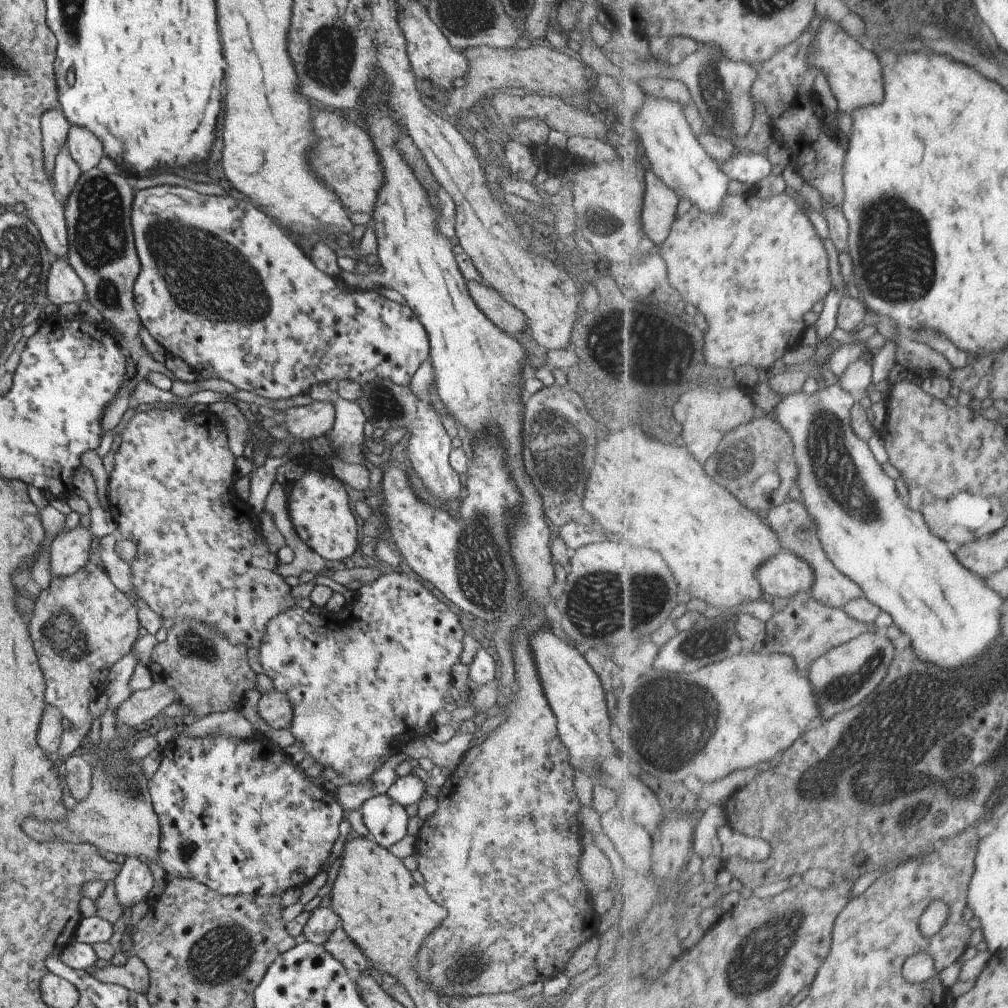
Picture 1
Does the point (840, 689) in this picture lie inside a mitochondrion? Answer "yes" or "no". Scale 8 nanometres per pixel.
yes

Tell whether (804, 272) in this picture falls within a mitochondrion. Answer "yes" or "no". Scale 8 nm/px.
no

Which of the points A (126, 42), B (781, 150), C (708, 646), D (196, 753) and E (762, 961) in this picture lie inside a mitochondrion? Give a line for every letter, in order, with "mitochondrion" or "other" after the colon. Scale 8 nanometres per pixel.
A: other
B: other
C: mitochondrion
D: other
E: mitochondrion

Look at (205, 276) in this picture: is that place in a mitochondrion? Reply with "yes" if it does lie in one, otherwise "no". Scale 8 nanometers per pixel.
yes

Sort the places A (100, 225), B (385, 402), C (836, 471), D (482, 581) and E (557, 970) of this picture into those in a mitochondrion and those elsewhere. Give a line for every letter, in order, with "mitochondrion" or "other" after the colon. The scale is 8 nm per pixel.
A: mitochondrion
B: mitochondrion
C: mitochondrion
D: mitochondrion
E: other

